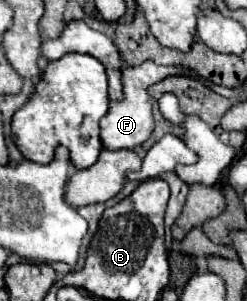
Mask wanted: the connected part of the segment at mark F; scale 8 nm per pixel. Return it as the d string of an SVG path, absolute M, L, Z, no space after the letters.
M145 61L139 67L125 67L123 69L123 101L111 103L109 113L101 119L101 141L105 149L117 151L117 149L135 149L143 145L151 133L153 133L153 115L151 115L151 95L149 87L153 83L163 81L171 75L183 75L181 67L159 67L153 61Z

